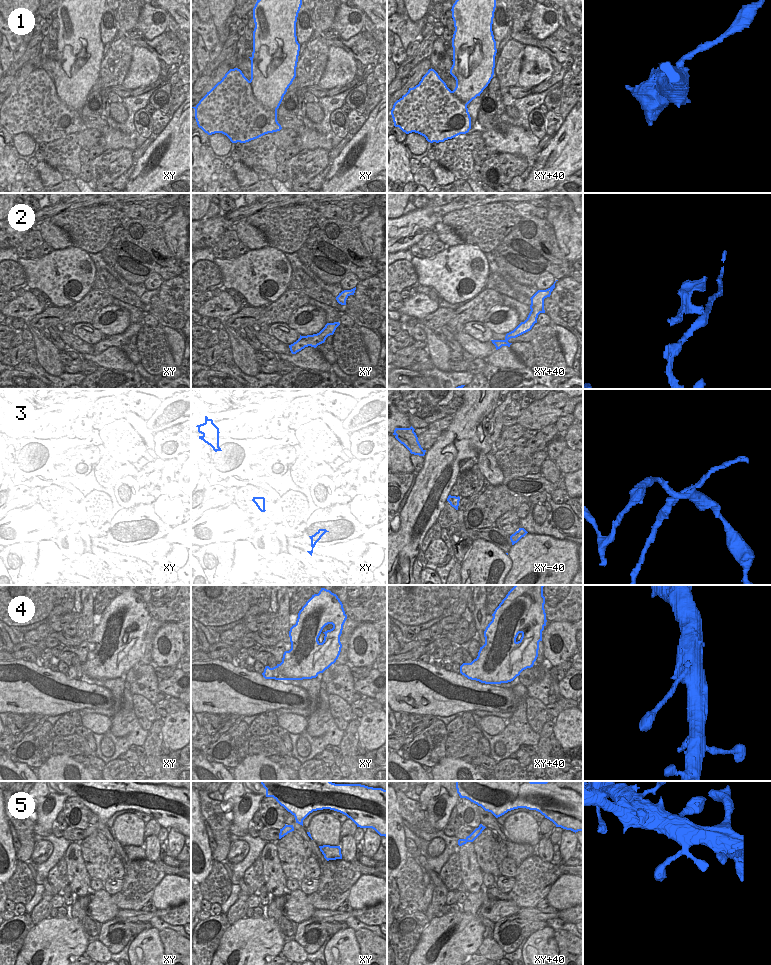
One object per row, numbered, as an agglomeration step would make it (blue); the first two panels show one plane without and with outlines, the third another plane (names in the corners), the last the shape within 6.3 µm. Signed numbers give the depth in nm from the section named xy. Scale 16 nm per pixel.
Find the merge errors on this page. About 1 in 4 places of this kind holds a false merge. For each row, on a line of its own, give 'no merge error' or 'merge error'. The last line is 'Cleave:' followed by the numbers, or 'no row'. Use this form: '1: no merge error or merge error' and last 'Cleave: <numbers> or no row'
1: merge error
2: no merge error
3: no merge error
4: no merge error
5: no merge error
Cleave: 1

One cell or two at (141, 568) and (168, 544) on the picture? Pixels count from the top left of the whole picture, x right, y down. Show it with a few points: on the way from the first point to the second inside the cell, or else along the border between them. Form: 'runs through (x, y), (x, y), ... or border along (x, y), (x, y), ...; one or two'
runs through (150, 561), (152, 559), (152, 551), (159, 550); one

